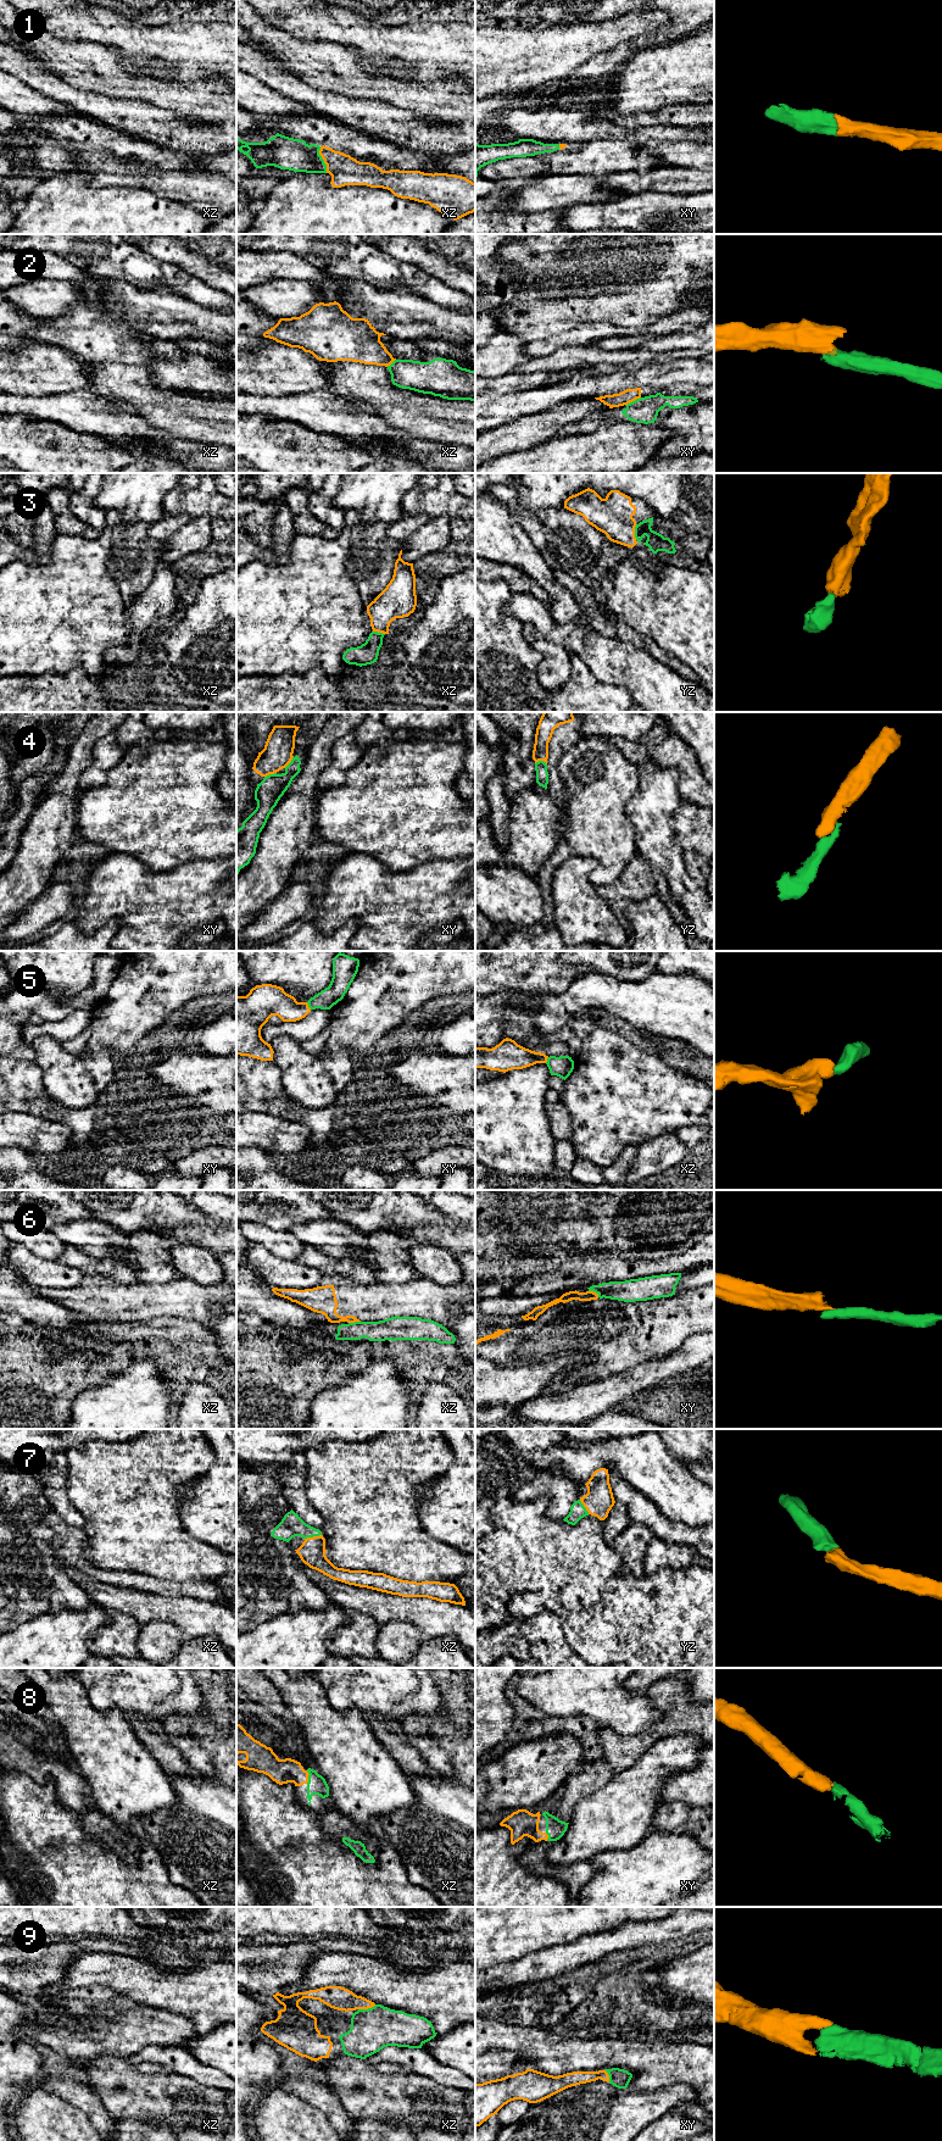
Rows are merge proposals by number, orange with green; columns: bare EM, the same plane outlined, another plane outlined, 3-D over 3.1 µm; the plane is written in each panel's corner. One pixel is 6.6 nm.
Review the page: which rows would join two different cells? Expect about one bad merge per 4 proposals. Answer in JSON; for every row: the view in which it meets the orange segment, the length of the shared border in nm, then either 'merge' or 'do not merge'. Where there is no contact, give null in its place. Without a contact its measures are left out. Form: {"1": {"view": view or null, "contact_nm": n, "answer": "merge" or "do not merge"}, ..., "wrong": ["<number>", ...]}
{"1": {"view": "xz", "contact_nm": 180, "answer": "merge"}, "2": {"view": "xy", "contact_nm": 120, "answer": "do not merge"}, "3": {"view": "yz", "contact_nm": 100, "answer": "merge"}, "4": {"view": "yz", "contact_nm": 80, "answer": "merge"}, "5": {"view": "xy", "contact_nm": 60, "answer": "merge"}, "6": {"view": "xy", "contact_nm": 80, "answer": "do not merge"}, "7": {"view": "xz", "contact_nm": 120, "answer": "merge"}, "8": {"view": "xz", "contact_nm": 90, "answer": "merge"}, "9": {"view": "xz", "contact_nm": 120, "answer": "merge"}, "wrong": ["2", "6"]}

